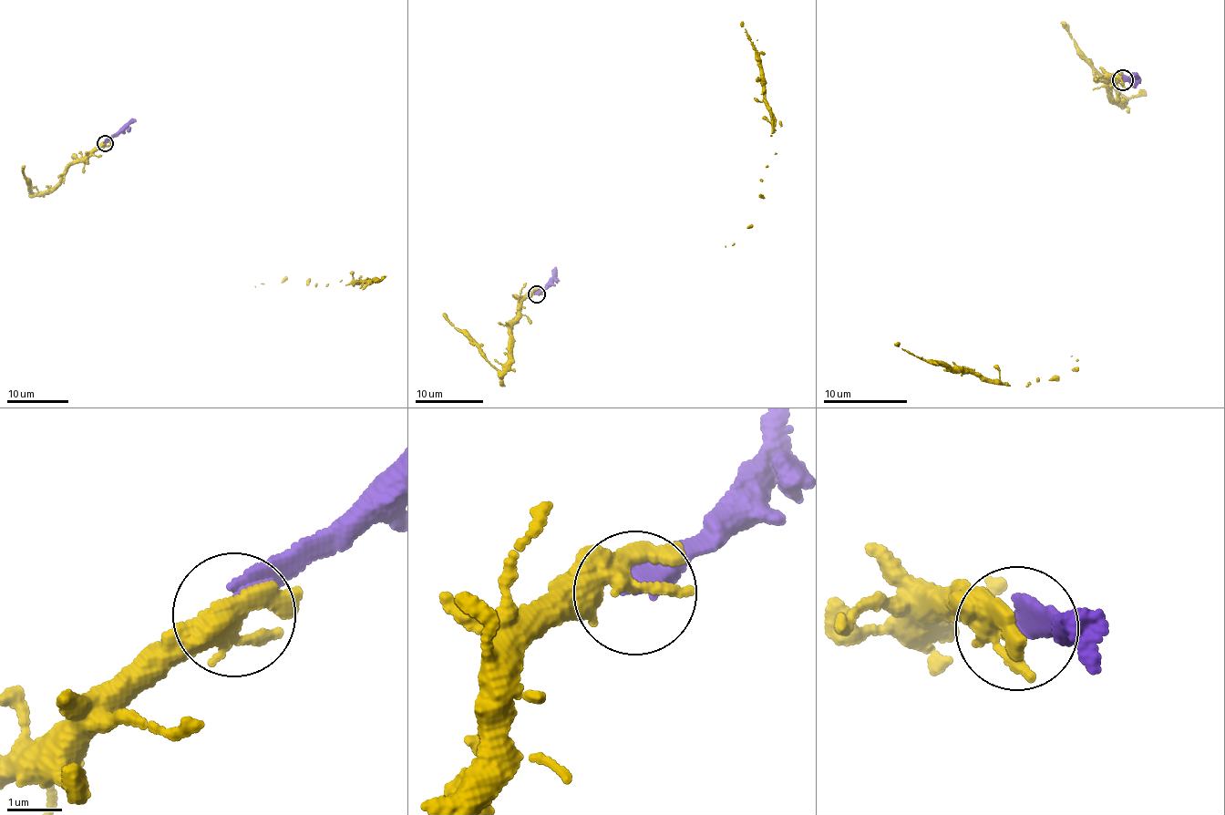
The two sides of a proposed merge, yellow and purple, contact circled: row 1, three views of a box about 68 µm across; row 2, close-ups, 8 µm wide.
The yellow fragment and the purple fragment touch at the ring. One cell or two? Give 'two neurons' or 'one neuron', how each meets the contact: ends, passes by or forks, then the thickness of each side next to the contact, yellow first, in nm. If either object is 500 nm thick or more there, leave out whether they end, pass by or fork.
one neuron; yellow forks; purple ends; calibres 260 and 360 nm

